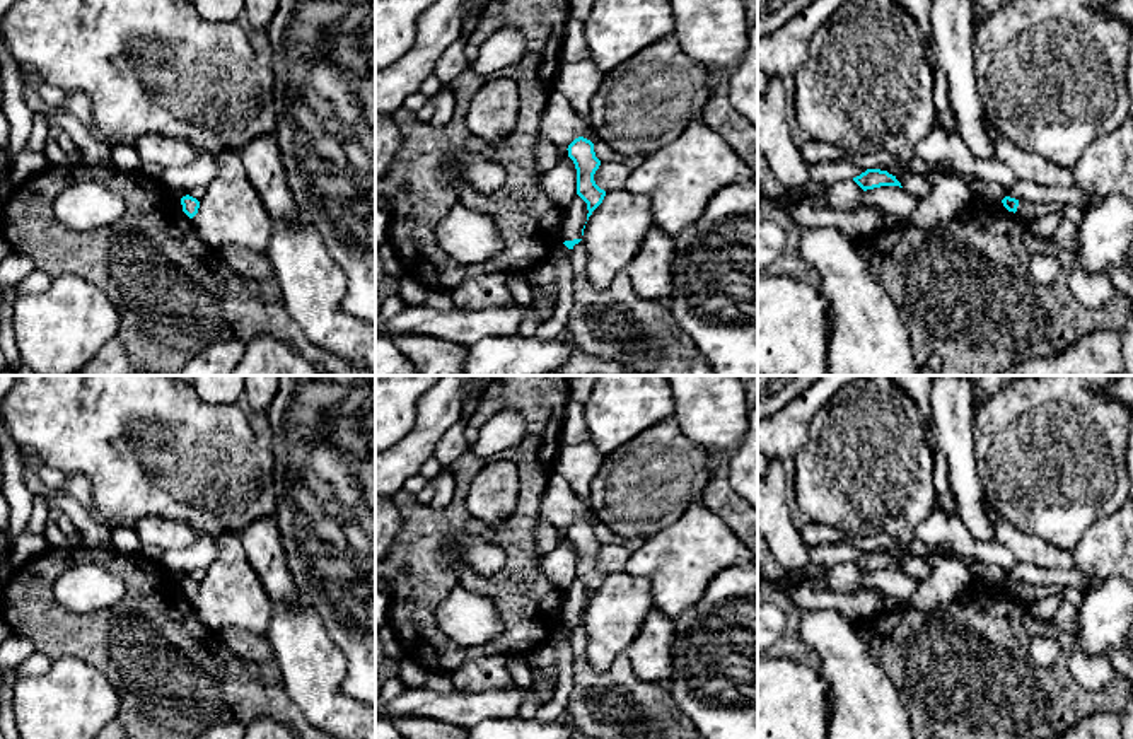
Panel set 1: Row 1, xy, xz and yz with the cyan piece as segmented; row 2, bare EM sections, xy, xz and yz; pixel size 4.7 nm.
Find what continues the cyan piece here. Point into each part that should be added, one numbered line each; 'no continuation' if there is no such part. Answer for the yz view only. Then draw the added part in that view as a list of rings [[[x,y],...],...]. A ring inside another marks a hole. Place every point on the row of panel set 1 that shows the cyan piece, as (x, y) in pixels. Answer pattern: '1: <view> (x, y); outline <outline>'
no continuation

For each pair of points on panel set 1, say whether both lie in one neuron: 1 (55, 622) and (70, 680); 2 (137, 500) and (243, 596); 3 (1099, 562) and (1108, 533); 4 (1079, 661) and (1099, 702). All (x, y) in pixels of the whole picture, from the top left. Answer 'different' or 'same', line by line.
1: different
2: different
3: same
4: different

